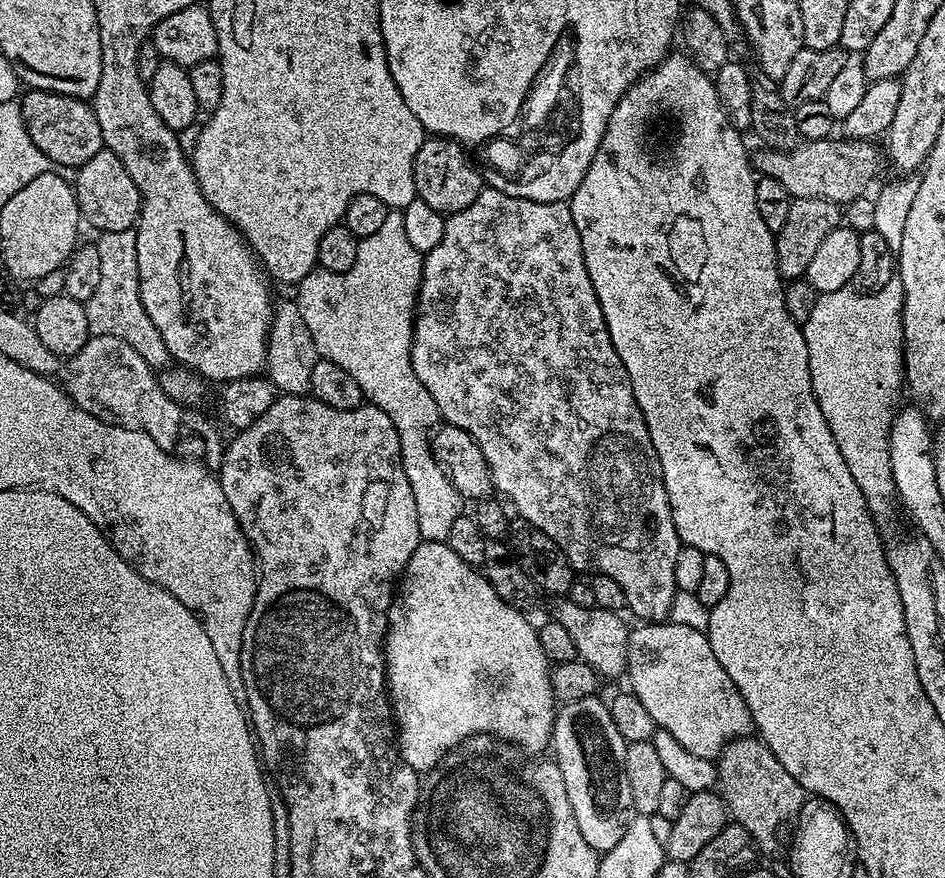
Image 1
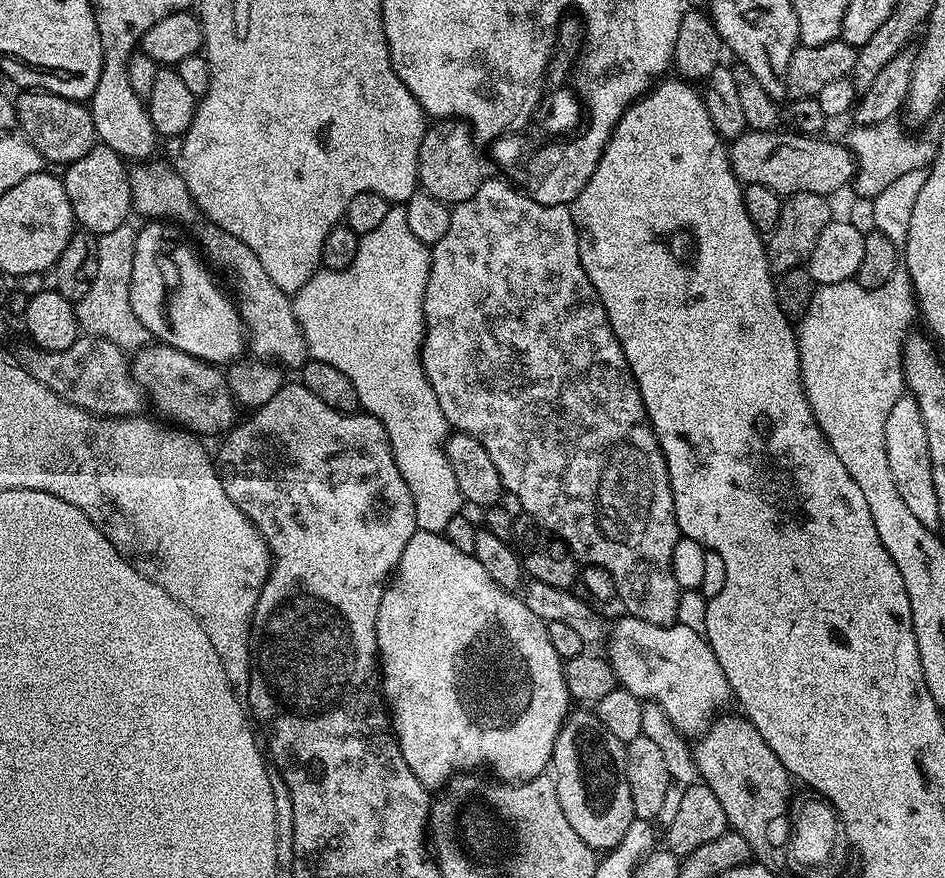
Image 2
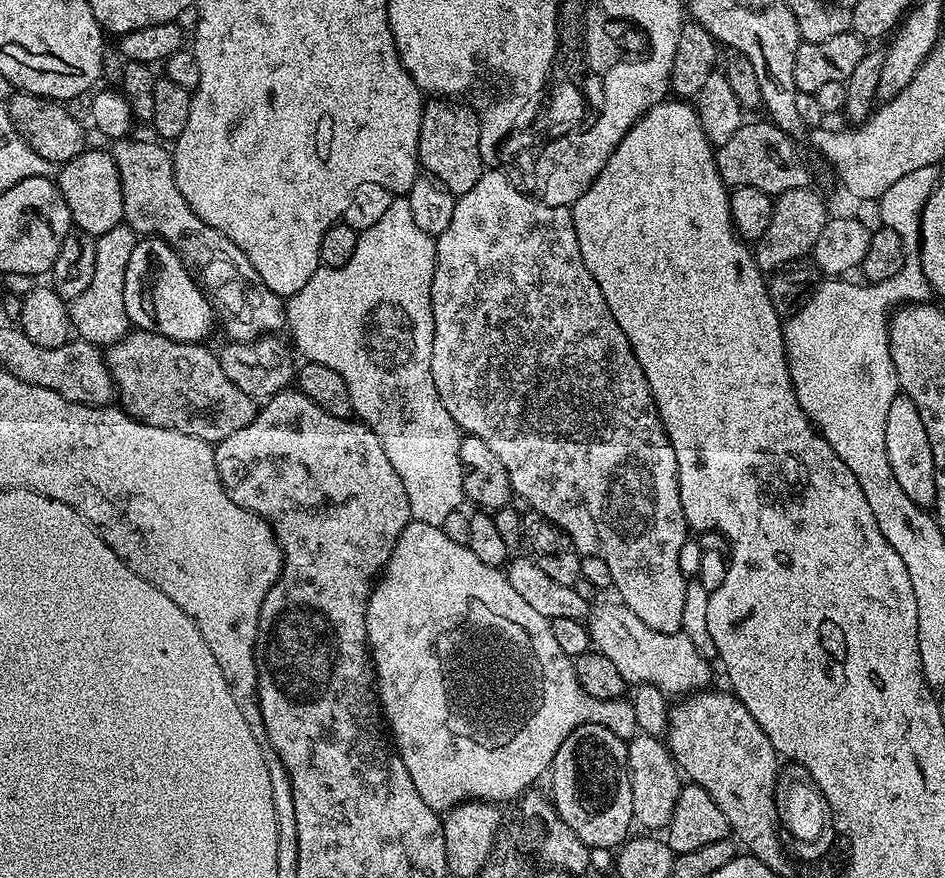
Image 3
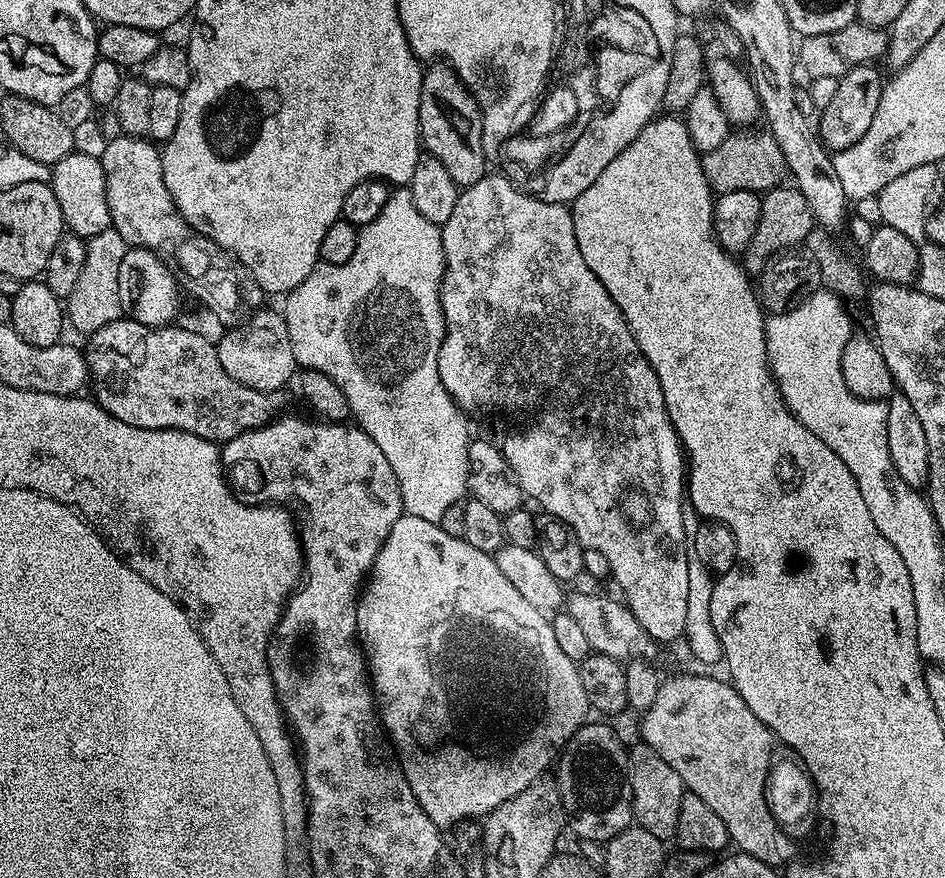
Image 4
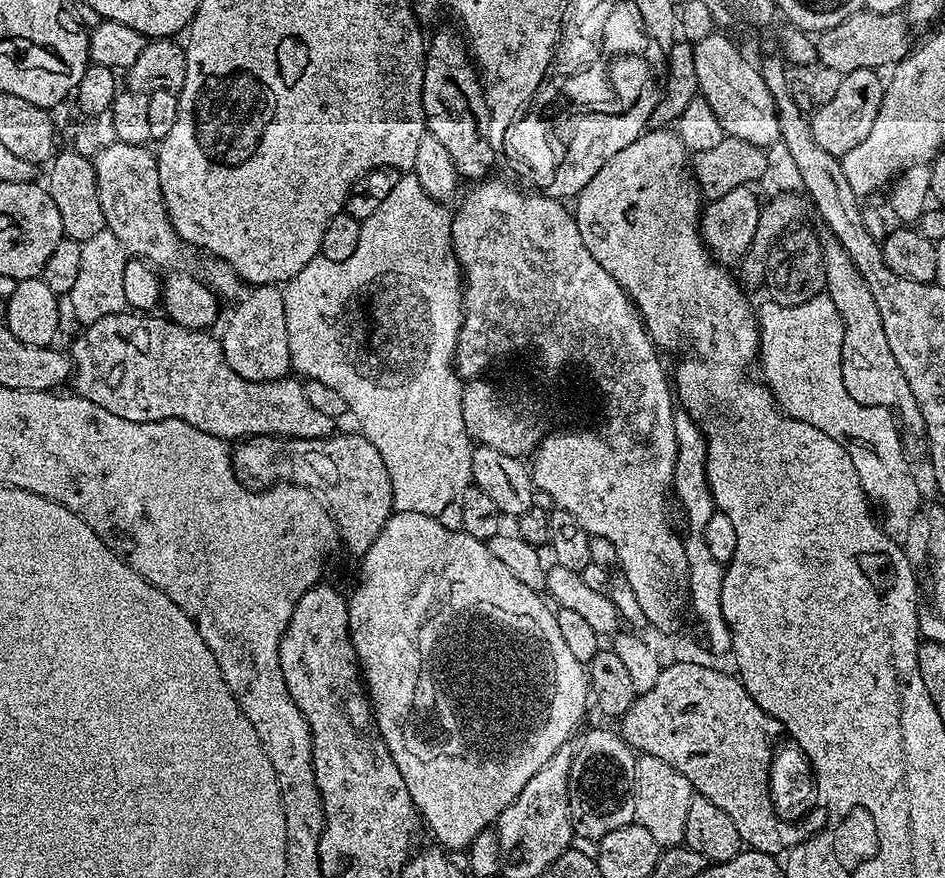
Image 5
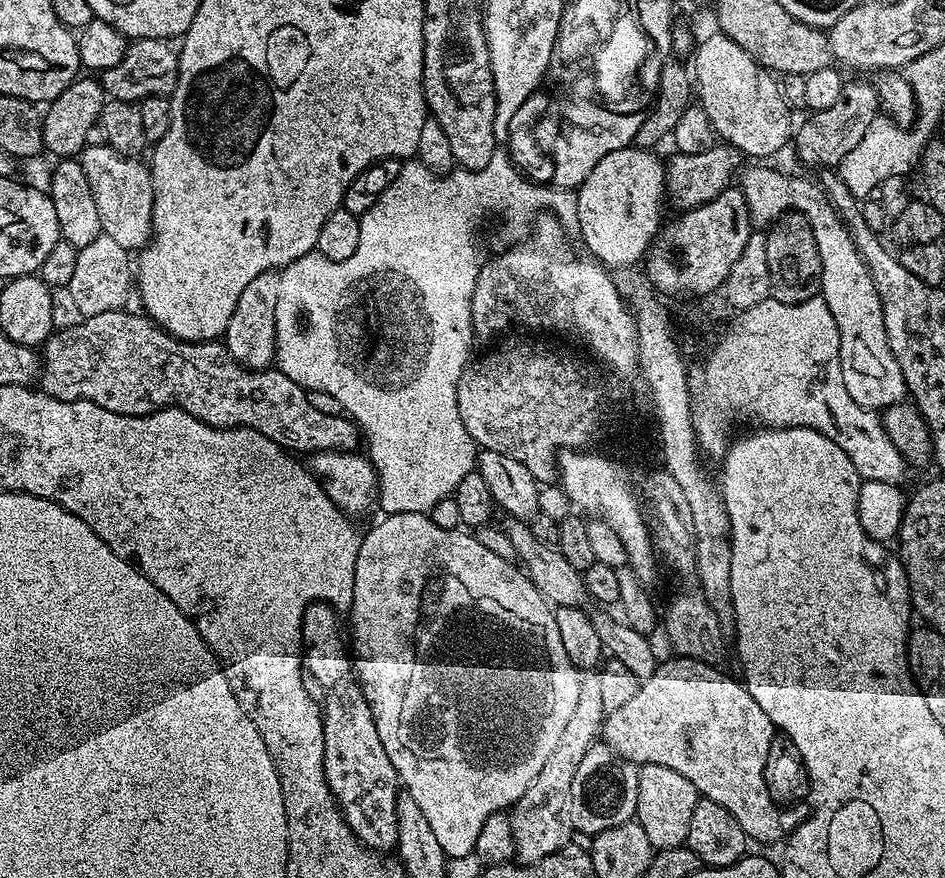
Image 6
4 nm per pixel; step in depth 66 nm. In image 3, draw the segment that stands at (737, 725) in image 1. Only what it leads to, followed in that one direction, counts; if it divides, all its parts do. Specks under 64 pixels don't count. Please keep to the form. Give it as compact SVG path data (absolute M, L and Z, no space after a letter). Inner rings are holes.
M619 602L599 604L597 603L591 609L586 620L588 633L592 636L592 648L606 658L610 658L610 662L614 662L618 674L622 674L625 685L649 684L669 698L683 698L691 693L707 689L711 685L708 684L712 680L710 660L695 648L694 643L682 631L662 634L658 630L650 630L650 626L646 626L646 622L642 622L642 618L638 618L638 614L634 614L634 610L630 610L625 604Z

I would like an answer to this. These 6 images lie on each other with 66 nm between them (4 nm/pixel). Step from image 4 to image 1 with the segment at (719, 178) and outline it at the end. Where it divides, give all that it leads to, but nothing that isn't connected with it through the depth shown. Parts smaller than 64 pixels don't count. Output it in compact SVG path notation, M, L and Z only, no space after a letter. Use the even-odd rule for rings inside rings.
M835 139L809 140L797 143L791 150L760 150L764 152L755 153L754 168L760 176L774 178L774 182L779 182L786 186L789 196L793 198L822 198L823 200L833 200L837 206L845 206L859 196L865 195L867 189L872 184L872 178L876 174L876 148L872 142L843 142L835 144Z

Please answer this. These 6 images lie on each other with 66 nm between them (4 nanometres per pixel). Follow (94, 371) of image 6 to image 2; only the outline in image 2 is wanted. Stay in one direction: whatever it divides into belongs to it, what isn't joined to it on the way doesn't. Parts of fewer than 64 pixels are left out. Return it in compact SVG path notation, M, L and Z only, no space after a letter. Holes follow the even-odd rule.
M152 342L147 347L141 348L131 357L132 377L139 382L144 389L147 399L152 400L173 420L173 425L187 430L192 434L204 436L216 436L227 433L237 423L238 405L231 390L228 389L228 377L215 364L202 362L202 358L194 358L194 354L186 354L182 350L172 348L169 344Z

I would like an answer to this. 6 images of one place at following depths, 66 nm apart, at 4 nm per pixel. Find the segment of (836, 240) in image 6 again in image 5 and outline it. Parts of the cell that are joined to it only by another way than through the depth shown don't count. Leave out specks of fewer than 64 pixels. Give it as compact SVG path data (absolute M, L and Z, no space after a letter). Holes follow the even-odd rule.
M835 240L827 241L823 245L823 251L824 290L834 302L844 326L840 365L846 392L859 405L882 405L893 408L906 433L907 451L913 457L914 455L923 457L928 446L928 438L924 434L922 414L918 410L918 402L915 401L910 386L907 385L906 376L899 369L898 362L895 361L894 354L891 353L889 343L886 341L882 316L878 306L874 304L870 288L840 243Z

